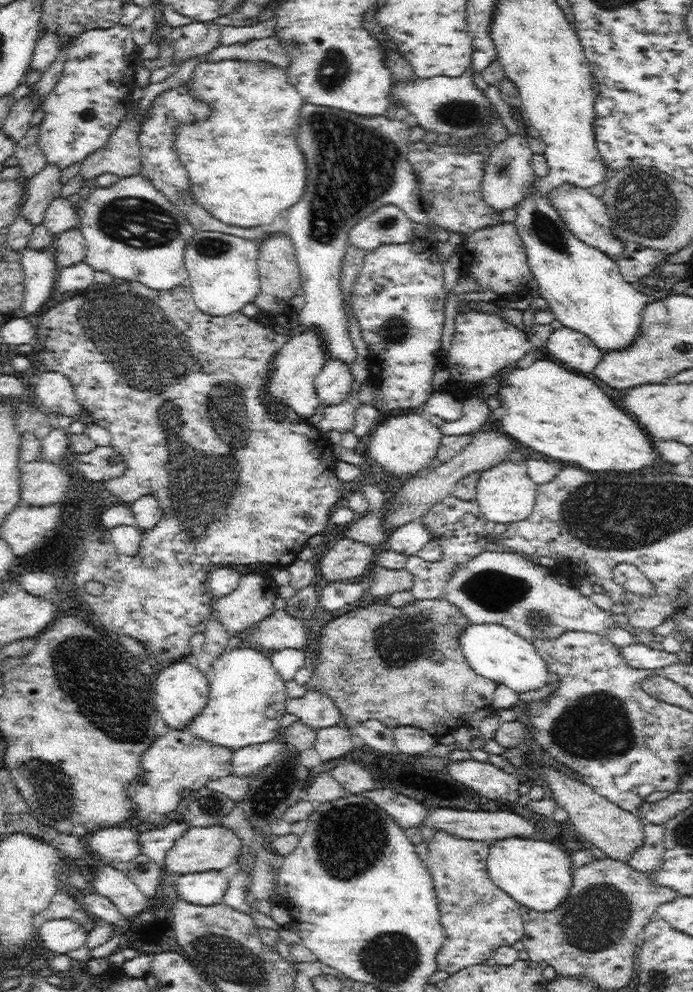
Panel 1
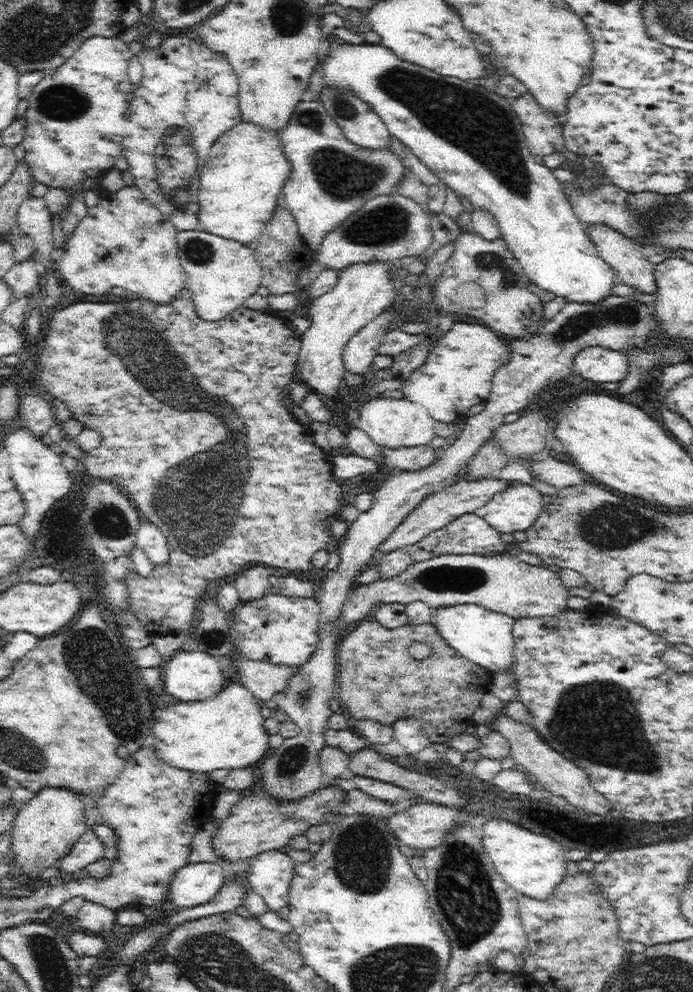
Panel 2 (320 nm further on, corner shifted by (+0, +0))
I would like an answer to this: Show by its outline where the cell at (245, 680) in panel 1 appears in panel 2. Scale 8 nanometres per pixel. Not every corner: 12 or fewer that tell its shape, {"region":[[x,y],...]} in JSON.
{"region":[[239,682],[169,705],[158,758],[206,773],[269,749],[261,706]]}

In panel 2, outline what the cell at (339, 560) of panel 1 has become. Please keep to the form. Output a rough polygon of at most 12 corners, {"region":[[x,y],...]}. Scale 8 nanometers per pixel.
{"region":[[460,479],[429,495],[375,552],[407,549],[510,481]]}

